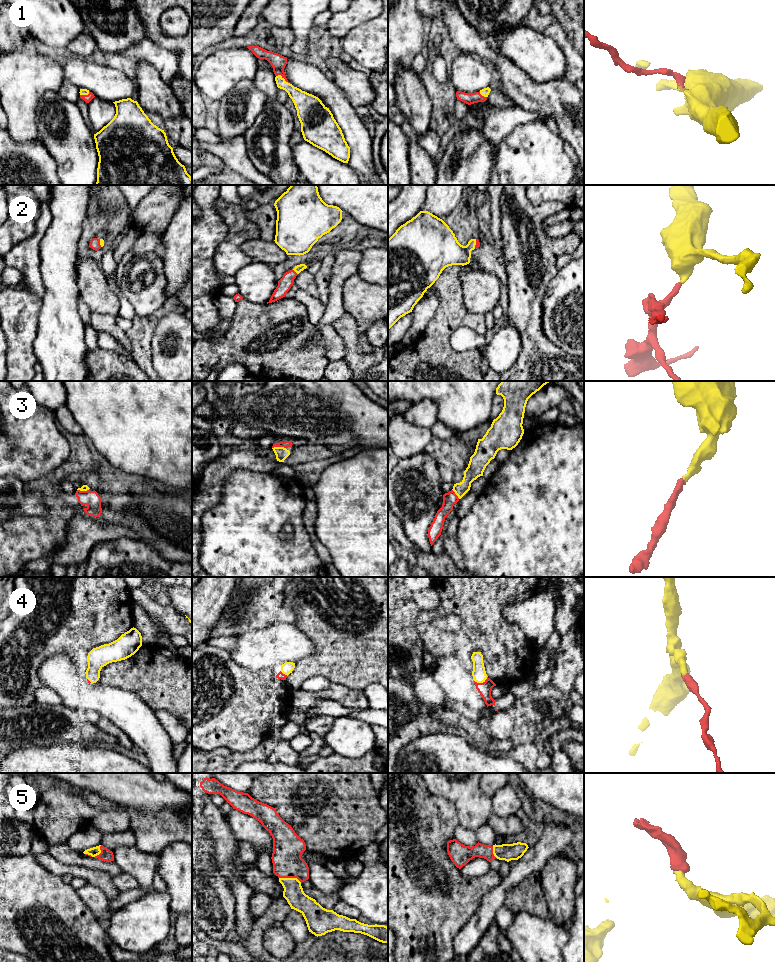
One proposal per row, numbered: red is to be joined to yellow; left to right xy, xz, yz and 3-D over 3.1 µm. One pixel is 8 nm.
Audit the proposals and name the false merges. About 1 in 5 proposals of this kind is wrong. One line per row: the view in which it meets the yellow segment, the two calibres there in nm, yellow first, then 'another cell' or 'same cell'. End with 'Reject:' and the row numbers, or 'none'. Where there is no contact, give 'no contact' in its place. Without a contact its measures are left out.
1: xz | 150/120 nm | same cell
2: xz | 60/110 nm | same cell
3: xz | 100/50 nm | same cell
4: yz | 110/110 nm | same cell
5: xz | 160/240 nm | same cell
Reject: none

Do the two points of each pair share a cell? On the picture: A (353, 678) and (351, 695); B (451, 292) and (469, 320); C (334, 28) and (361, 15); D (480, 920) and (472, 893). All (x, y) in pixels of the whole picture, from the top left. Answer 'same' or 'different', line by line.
A: different
B: same
C: same
D: different

